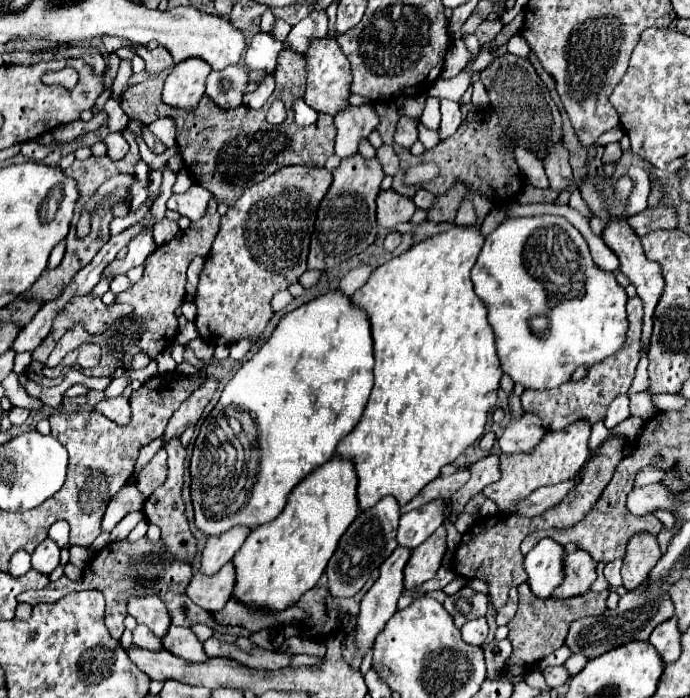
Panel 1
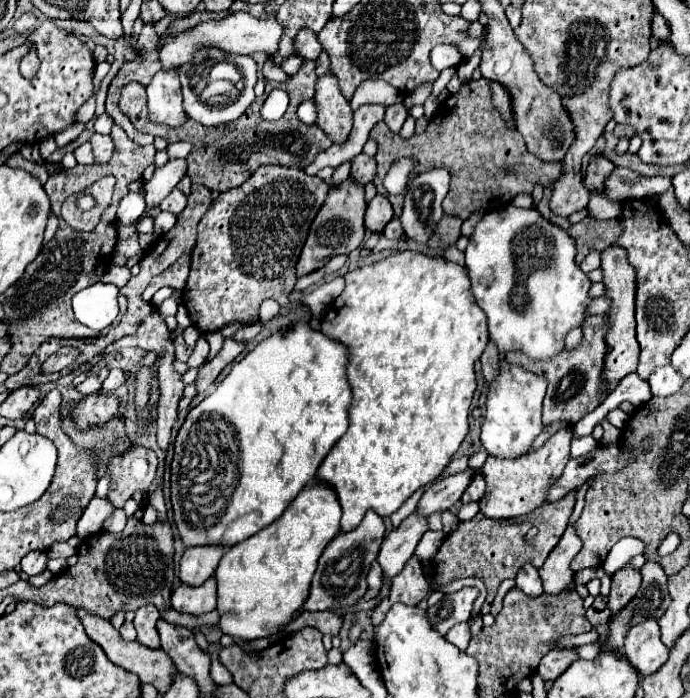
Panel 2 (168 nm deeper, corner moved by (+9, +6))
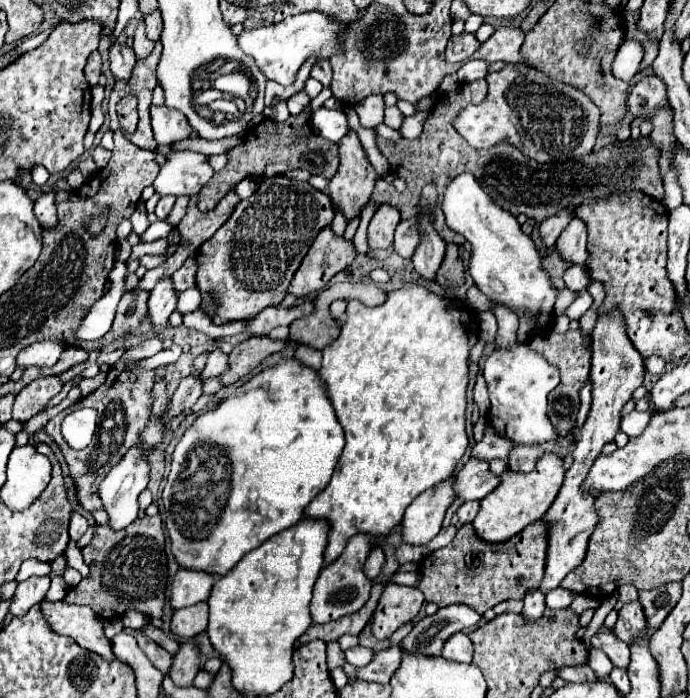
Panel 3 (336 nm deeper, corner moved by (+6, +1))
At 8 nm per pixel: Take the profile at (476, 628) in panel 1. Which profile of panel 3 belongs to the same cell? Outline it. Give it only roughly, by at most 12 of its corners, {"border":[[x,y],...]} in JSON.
{"border":[[464,632],[450,636],[442,658],[472,662],[472,642]]}

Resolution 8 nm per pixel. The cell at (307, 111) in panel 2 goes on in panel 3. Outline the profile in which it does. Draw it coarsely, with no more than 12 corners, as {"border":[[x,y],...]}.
{"border":[[318,108],[310,128],[330,142],[350,132],[344,110]]}

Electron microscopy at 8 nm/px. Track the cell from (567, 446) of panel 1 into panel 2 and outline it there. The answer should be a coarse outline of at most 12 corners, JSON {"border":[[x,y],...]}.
{"border":[[571,427],[519,459],[489,455],[479,501],[491,519],[531,513],[561,477]]}

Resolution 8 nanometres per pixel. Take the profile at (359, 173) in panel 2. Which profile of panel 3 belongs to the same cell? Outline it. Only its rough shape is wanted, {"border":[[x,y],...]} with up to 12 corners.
{"border":[[354,130],[342,138],[328,184],[350,222],[370,202],[378,174]]}

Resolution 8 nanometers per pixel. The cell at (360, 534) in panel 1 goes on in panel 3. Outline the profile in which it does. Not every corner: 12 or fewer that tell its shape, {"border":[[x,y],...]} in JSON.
{"border":[[356,534],[320,572],[314,624],[354,614],[368,602],[372,580],[362,566],[372,538]]}

